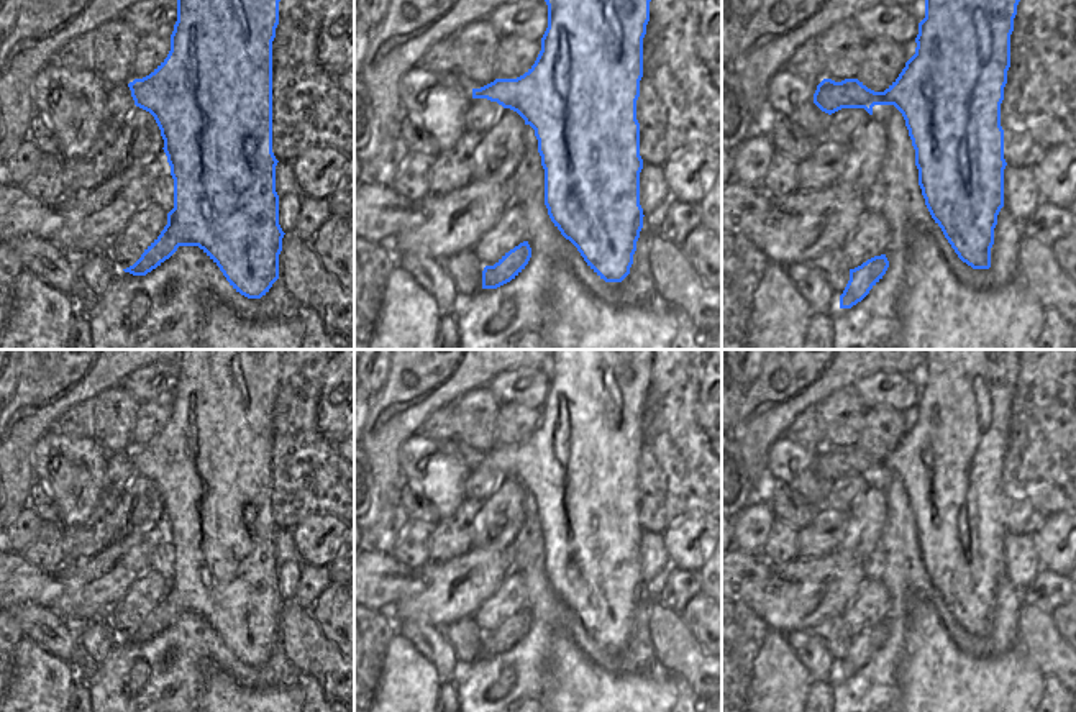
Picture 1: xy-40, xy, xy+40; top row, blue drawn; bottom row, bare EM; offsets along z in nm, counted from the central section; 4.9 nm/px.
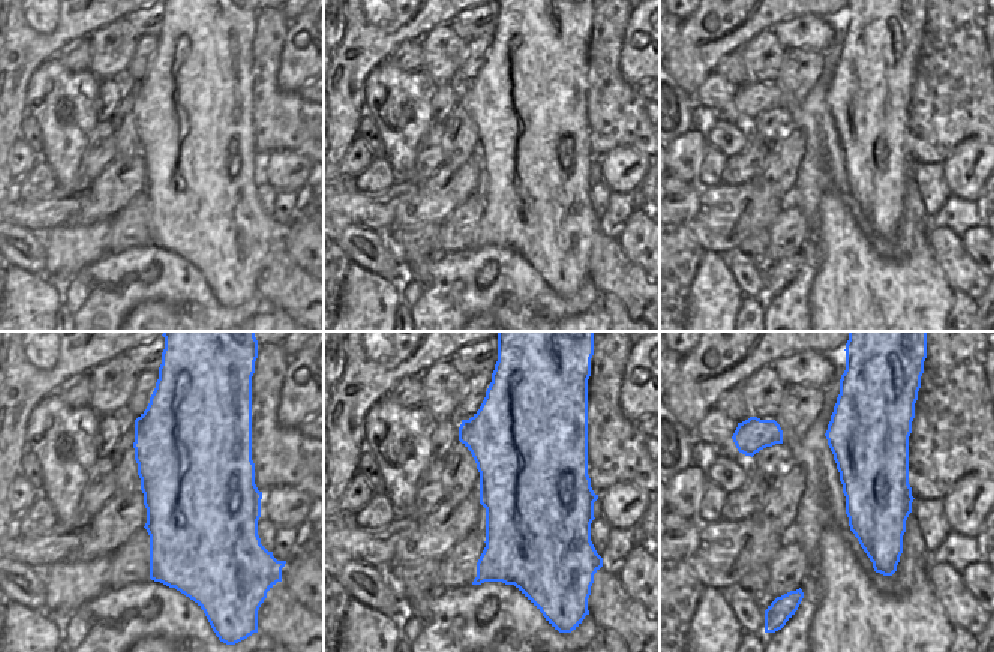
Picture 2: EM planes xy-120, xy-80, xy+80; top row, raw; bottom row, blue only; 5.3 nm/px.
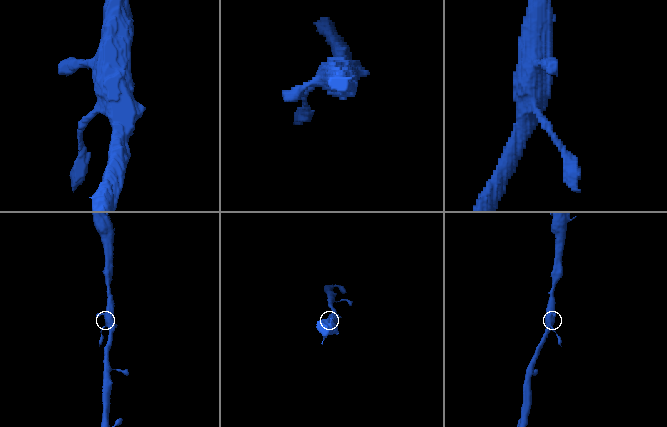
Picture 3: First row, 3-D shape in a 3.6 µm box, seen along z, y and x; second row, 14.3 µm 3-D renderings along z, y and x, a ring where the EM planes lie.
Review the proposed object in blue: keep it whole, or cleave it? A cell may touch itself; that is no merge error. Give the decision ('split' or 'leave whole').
leave whole

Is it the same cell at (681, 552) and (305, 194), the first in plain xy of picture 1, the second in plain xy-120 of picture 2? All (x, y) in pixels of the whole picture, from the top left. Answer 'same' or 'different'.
different

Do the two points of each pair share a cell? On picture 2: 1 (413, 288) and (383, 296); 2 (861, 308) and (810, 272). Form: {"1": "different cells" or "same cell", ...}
{"1": "different cells", "2": "different cells"}

